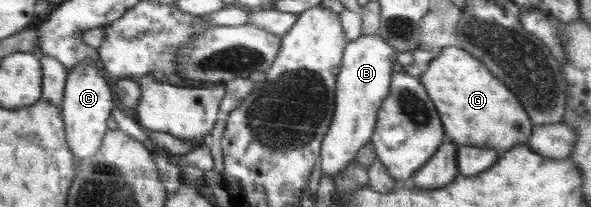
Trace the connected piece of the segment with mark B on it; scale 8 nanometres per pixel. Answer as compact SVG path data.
M362 34L347 43L344 64L336 80L335 115L321 148L322 176L332 178L346 170L355 161L359 150L370 143L378 112L392 91L392 76L396 70L391 68L397 69L404 60L380 34Z

